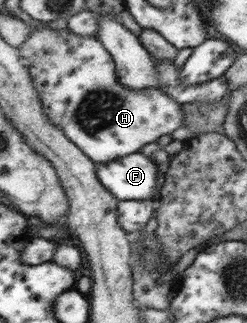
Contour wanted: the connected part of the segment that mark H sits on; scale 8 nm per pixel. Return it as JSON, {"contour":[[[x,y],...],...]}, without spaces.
{"contour":[[[31,17],[24,19],[29,26],[30,36],[18,47],[19,58],[28,61],[28,71],[32,75],[34,89],[42,101],[42,107],[48,113],[48,119],[64,131],[83,154],[96,164],[108,164],[139,152],[150,142],[156,142],[160,136],[174,132],[184,126],[184,107],[156,88],[130,90],[118,82],[115,62],[97,37],[80,36],[74,32],[59,32],[56,29],[38,27],[39,21]]]}

